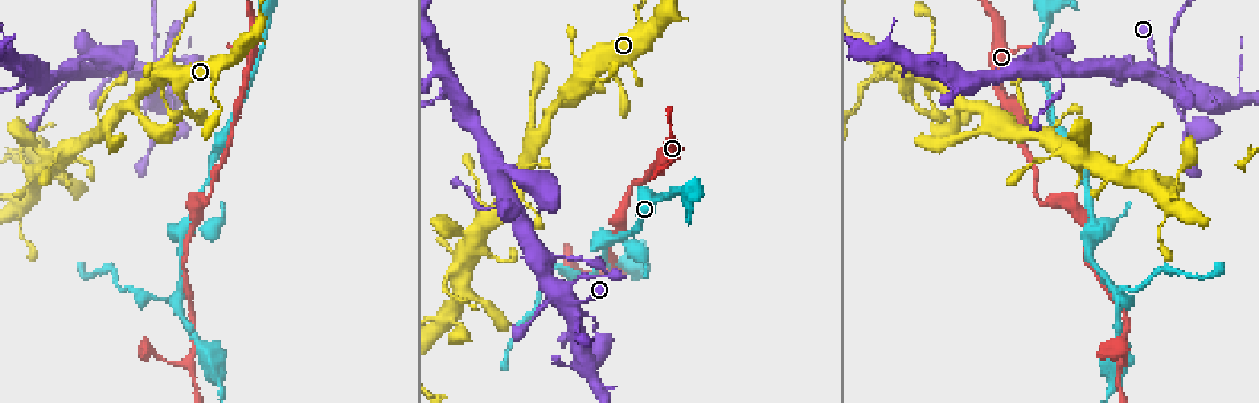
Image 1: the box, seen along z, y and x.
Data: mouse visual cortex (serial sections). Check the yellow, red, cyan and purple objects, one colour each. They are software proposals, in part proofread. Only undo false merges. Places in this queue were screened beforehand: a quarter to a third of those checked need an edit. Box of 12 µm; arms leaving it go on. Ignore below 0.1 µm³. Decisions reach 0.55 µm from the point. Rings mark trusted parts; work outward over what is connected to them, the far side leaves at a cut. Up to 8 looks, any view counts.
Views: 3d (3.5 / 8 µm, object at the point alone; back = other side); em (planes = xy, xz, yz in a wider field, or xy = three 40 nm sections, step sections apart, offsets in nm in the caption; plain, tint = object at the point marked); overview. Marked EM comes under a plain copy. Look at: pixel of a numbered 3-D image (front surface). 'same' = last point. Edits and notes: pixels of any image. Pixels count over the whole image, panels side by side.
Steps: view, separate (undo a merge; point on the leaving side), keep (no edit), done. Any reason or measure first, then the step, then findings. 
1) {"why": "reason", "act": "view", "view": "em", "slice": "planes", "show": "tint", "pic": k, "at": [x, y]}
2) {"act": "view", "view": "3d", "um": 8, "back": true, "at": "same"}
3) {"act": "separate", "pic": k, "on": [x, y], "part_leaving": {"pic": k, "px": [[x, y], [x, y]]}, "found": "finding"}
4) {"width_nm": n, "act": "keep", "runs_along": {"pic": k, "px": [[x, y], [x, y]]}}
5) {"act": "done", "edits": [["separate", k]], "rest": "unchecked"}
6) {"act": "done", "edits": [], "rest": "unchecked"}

{"why": "narrows sharply", "act": "view", "view": "3d", "um": 8, "back": true, "pic": 1, "at": [1156, 73]}

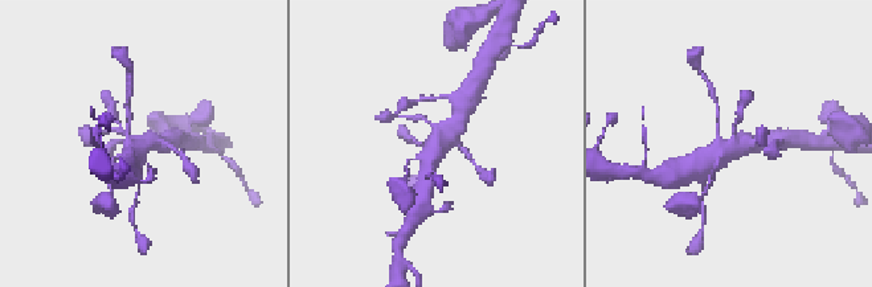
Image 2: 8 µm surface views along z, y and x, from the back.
{"why": "closer look", "act": "view", "view": "3d", "um": 3.5, "pic": 2, "at": [733, 141]}

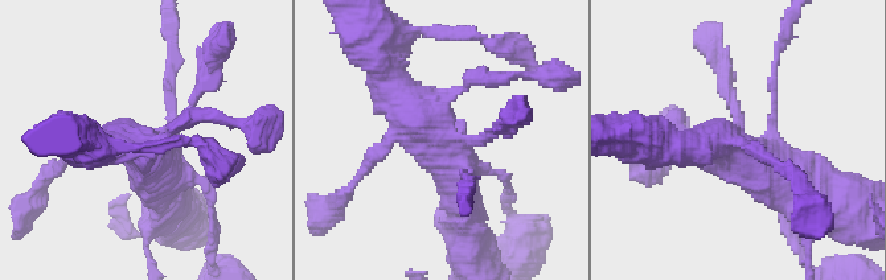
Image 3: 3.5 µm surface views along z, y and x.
{"act": "view", "view": "em", "slice": "xy", "step": 1, "show": "tint", "pic": 3, "at": [447, 141]}

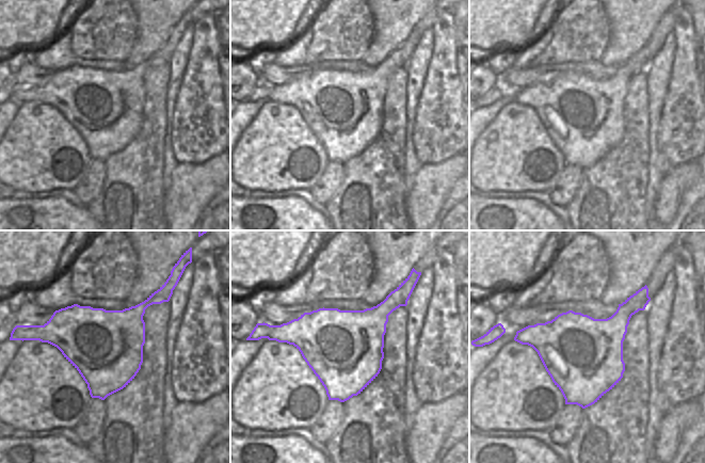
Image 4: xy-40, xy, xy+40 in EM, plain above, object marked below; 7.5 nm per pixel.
{"act": "keep", "runs_along": {"pic": 3, "px": [[204, 81], [159, 141], [90, 145]]}, "found": "one cell here"}

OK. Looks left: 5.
{"why": "sudden change in width", "act": "view", "view": "3d", "um": 8, "pic": 1, "at": [1243, 97]}

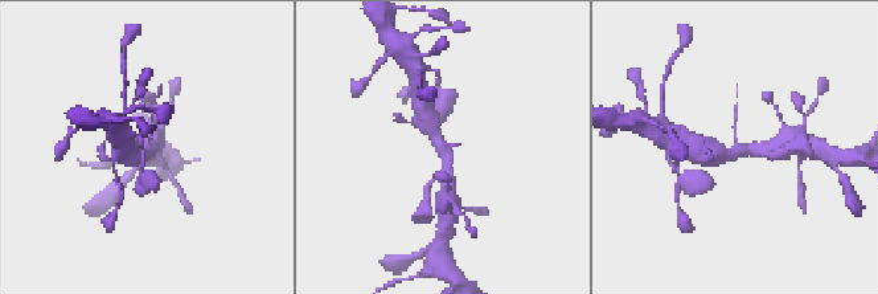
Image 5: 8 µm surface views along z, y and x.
{"act": "view", "view": "3d", "um": 3.5, "pic": 5, "at": [441, 145]}

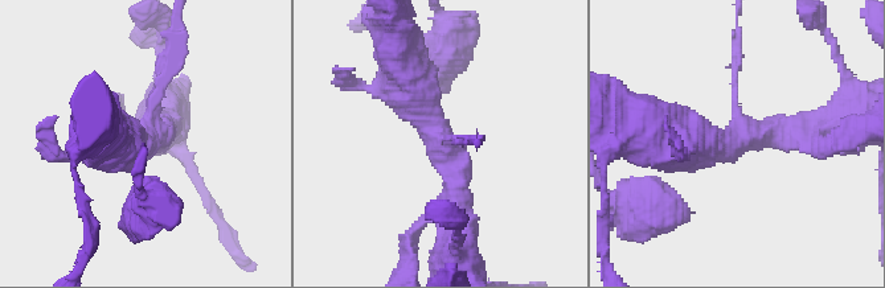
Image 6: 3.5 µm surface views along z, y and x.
{"act": "view", "view": "em", "slice": "planes", "show": "tint", "pic": 6, "at": [145, 136]}

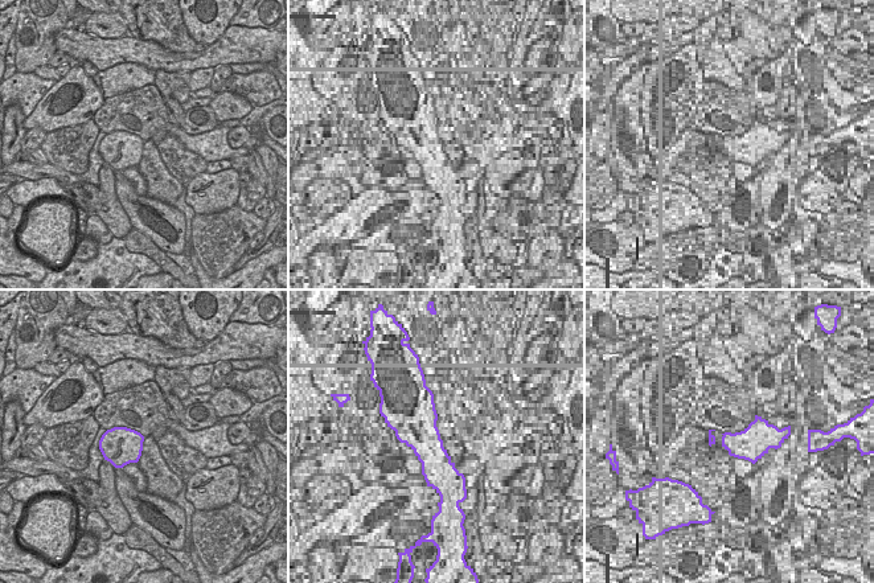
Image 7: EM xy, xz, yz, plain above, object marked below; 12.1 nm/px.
{"act": "keep", "runs_along": {"pic": 6, "px": [[402, 66], [455, 167], [439, 198]]}, "found": "one cell here"}

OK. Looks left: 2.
{"why": "branch point", "act": "view", "view": "3d", "um": 8, "pic": 1, "at": [614, 237]}

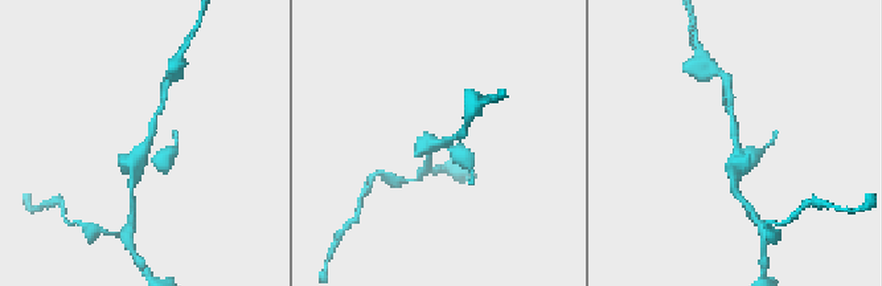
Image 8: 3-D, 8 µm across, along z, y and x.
{"why": "now the EM", "act": "view", "view": "em", "slice": "xy", "step": 2, "show": "tint", "pic": 8, "at": [439, 143]}

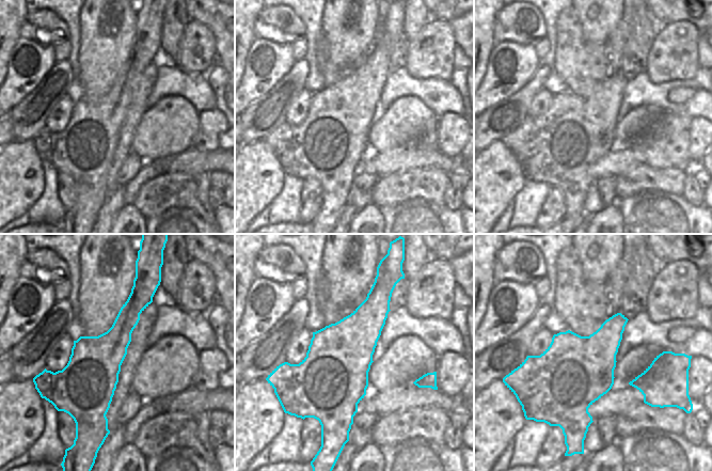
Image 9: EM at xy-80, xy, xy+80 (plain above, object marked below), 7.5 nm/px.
{"act": "keep", "runs_along": {"pic": 8, "px": [[155, 118], [132, 186]]}, "found": "all the same cell"}

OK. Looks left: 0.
{"act": "done", "edits": [], "rest": "unchecked"}

